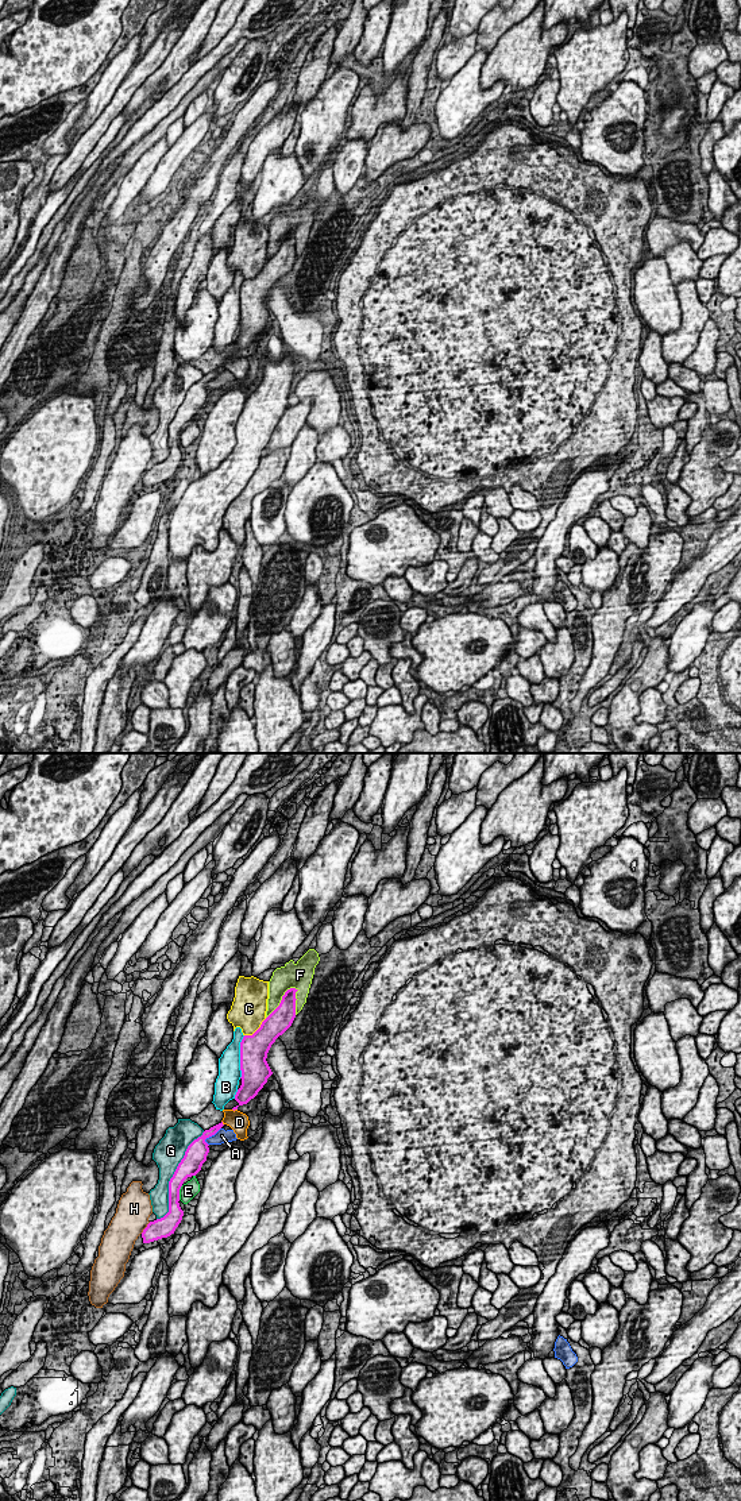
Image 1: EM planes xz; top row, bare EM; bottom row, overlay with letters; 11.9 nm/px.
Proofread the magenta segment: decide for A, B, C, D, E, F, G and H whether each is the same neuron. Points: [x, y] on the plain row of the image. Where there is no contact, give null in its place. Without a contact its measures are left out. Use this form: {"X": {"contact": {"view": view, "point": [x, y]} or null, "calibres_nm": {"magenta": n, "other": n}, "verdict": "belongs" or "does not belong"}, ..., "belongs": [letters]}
{"A": {"contact": {"view": "xz", "point": [209, 379]}, "calibres_nm": {"magenta": 240, "other": 160}, "verdict": "does not belong"}, "B": {"contact": {"view": "xz", "point": [240, 301]}, "calibres_nm": {"magenta": 340, "other": 280}, "verdict": "does not belong"}, "C": {"contact": {"view": "xz", "point": [257, 274]}, "calibres_nm": {"magenta": 340, "other": 400}, "verdict": "does not belong"}, "D": {"contact": {"view": "xz", "point": [235, 352]}, "calibres_nm": {"magenta": 200, "other": 240}, "verdict": "does not belong"}, "E": {"contact": {"view": "xz", "point": [178, 436]}, "calibres_nm": {"magenta": 180, "other": 200}, "verdict": "does not belong"}, "F": {"contact": {"view": "xz", "point": [282, 243]}, "calibres_nm": {"magenta": 280, "other": 280}, "verdict": "does not belong"}, "G": {"contact": {"view": "xz", "point": [173, 420]}, "calibres_nm": {"magenta": 240, "other": 320}, "verdict": "does not belong"}, "H": {"contact": {"view": "xz", "point": [146, 471]}, "calibres_nm": {"magenta": 240, "other": 400}, "verdict": "does not belong"}, "belongs": []}

